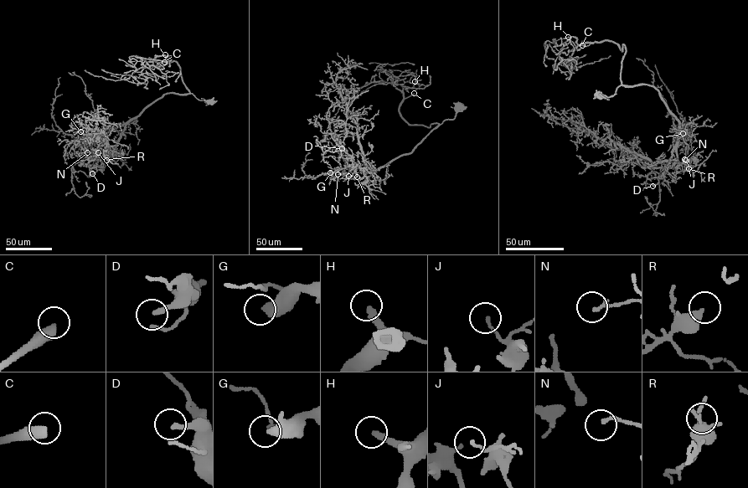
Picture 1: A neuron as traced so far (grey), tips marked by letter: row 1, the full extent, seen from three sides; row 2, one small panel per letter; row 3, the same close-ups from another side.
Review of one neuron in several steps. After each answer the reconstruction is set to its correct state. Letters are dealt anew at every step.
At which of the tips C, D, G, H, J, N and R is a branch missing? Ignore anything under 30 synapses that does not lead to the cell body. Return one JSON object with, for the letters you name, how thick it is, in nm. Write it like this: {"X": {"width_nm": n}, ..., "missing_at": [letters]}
{"C": {"width_nm": 480}, "H": {"width_nm": 320}, "missing_at": ["C", "H"]}

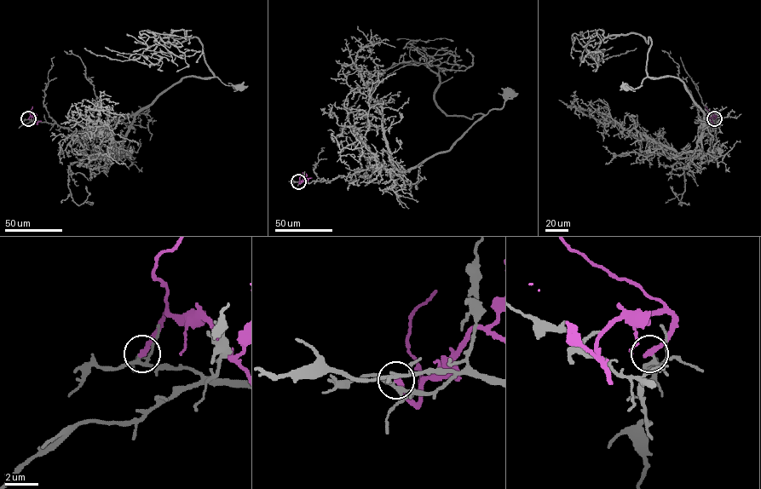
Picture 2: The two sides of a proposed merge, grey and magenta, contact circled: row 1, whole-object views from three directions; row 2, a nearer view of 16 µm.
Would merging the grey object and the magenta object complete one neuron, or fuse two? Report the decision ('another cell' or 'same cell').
another cell

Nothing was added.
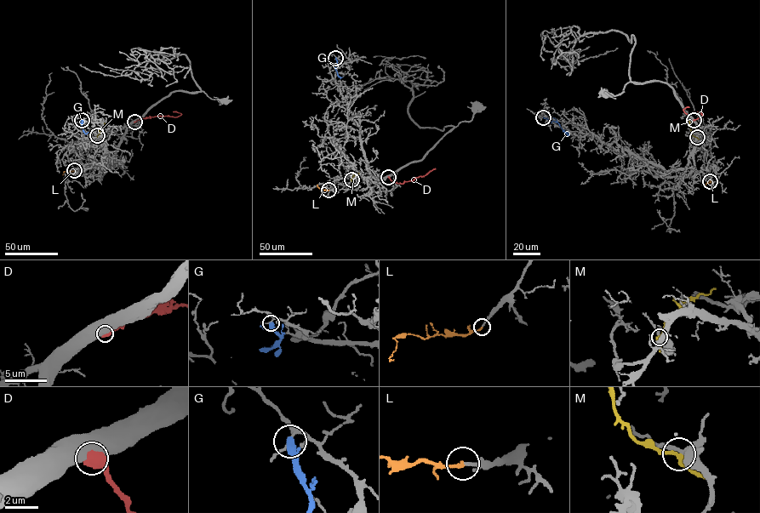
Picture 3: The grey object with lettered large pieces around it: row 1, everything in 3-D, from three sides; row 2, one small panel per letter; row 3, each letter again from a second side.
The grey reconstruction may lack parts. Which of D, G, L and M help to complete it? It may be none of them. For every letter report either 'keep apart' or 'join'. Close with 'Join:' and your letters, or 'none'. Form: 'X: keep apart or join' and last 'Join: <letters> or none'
D: keep apart
G: keep apart
L: join
M: keep apart
Join: L

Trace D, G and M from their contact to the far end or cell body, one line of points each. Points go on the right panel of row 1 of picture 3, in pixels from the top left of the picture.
D: (694, 120), (702, 115), (687, 114), (683, 109), (688, 107)
G: (544, 117), (557, 122), (568, 133)
M: (696, 137), (692, 133), (689, 122)

